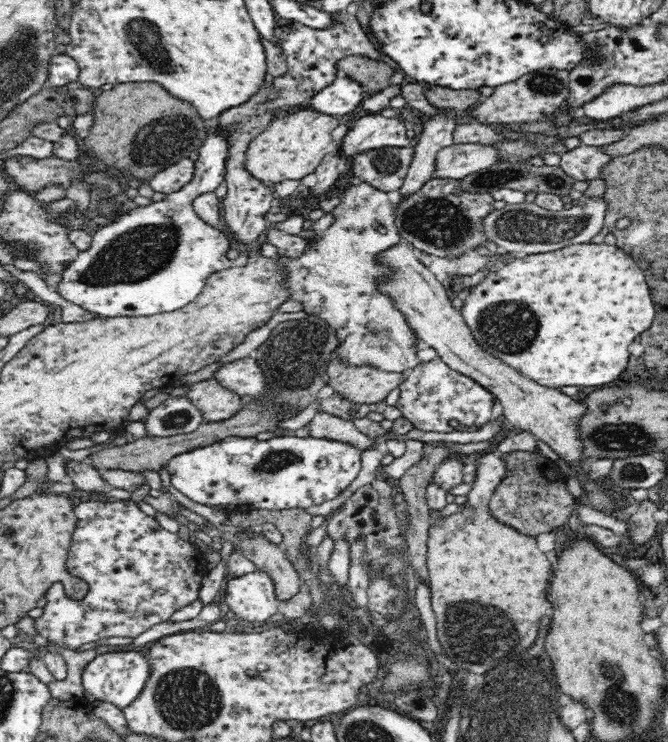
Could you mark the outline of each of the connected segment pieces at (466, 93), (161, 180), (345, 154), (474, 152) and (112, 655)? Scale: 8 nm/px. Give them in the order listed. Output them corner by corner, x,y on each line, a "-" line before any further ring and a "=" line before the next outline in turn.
434,85
426,90
425,96
432,106
442,109
468,110
478,104
479,91
472,89
447,89
=
184,158
154,174
148,180
148,185
155,192
163,192
164,194
172,194
174,191
180,190
192,180
194,176
195,162
189,158
=
368,114
360,117
354,126
349,128
348,132
338,146
338,151
342,158
353,158
354,155
364,151
375,151
377,148
384,147
410,147
413,145
412,140
408,137
407,122
404,117
386,118
380,114
=
451,144
442,147
435,158
434,178
461,180
480,169
503,162
493,145
=
115,651
97,654
85,666
82,673
83,697
91,703
96,700
112,703
123,711
142,692
149,674
148,659
140,651

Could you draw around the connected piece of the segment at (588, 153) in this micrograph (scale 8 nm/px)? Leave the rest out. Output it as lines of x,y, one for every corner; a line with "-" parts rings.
580,145
561,154
559,167
575,180
600,179
600,170
612,160
602,147

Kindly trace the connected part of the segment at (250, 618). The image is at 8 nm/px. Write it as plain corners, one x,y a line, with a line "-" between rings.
256,571
239,577
228,576
222,590
229,610
241,623
266,624
277,618
279,600
273,580

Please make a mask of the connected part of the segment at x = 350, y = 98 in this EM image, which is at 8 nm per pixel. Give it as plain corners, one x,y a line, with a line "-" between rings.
338,75
330,86
320,90
308,102
286,110
284,115
300,107
310,107
310,109
328,115
336,116
336,114
339,114
345,116
360,107
361,102
362,85
352,77
348,77
348,75

